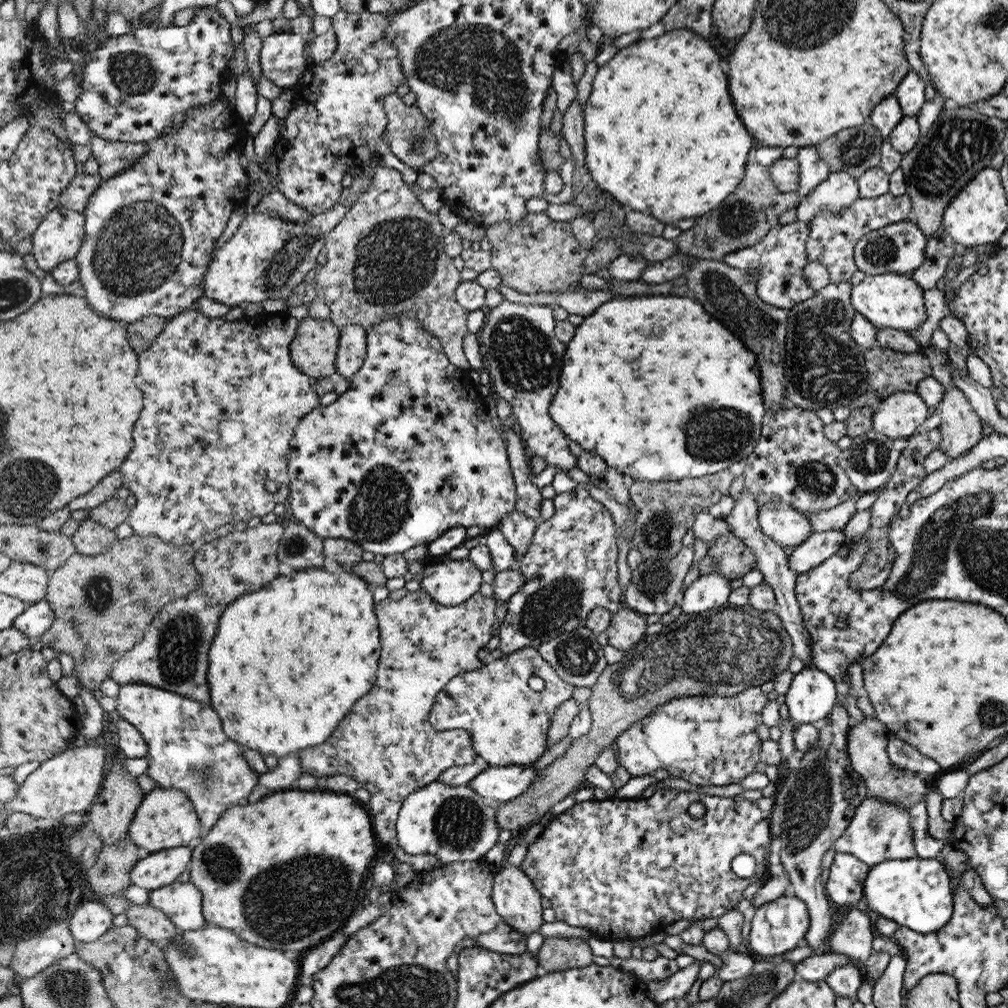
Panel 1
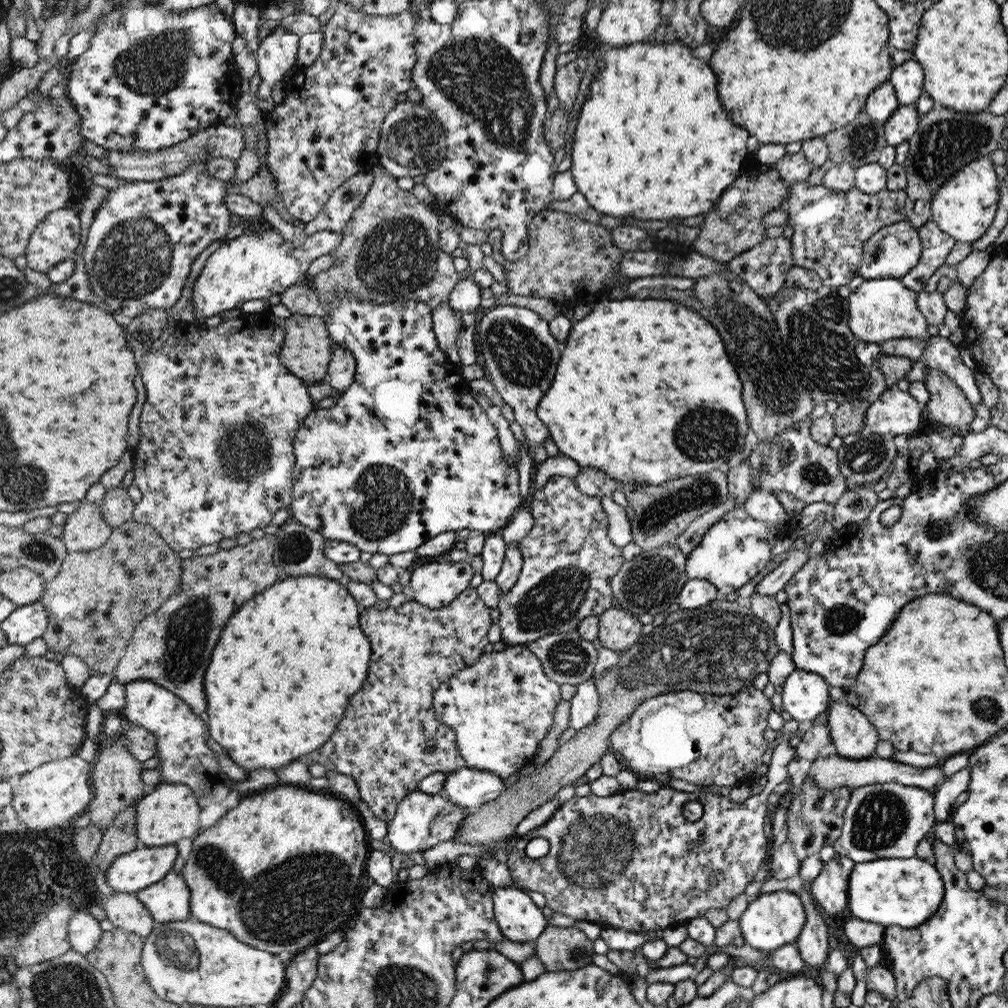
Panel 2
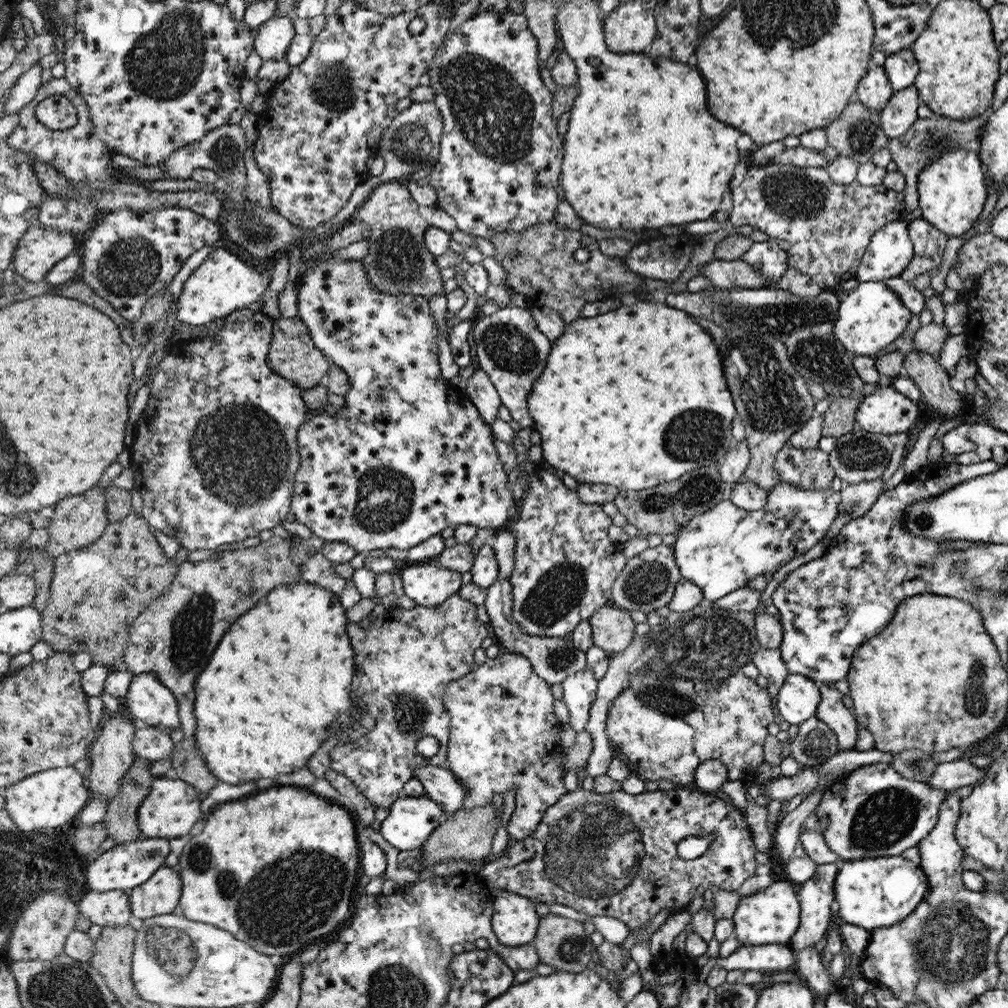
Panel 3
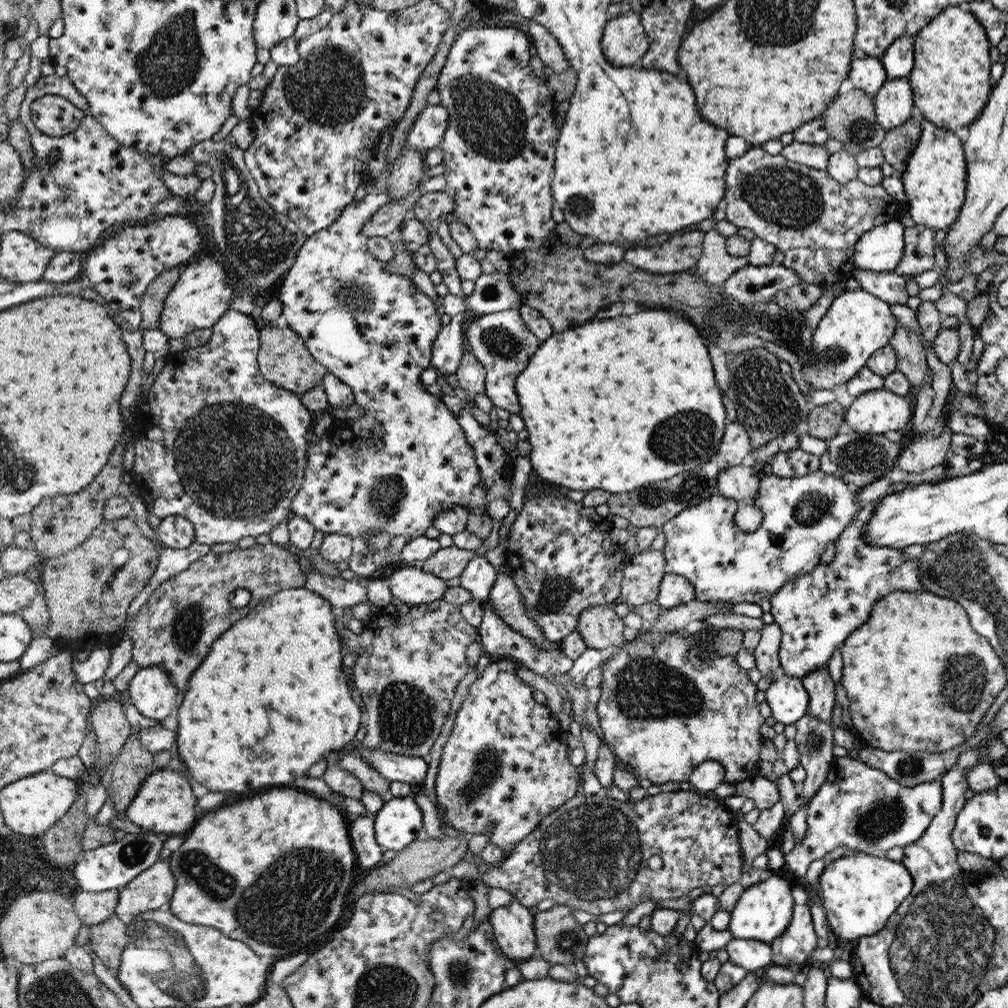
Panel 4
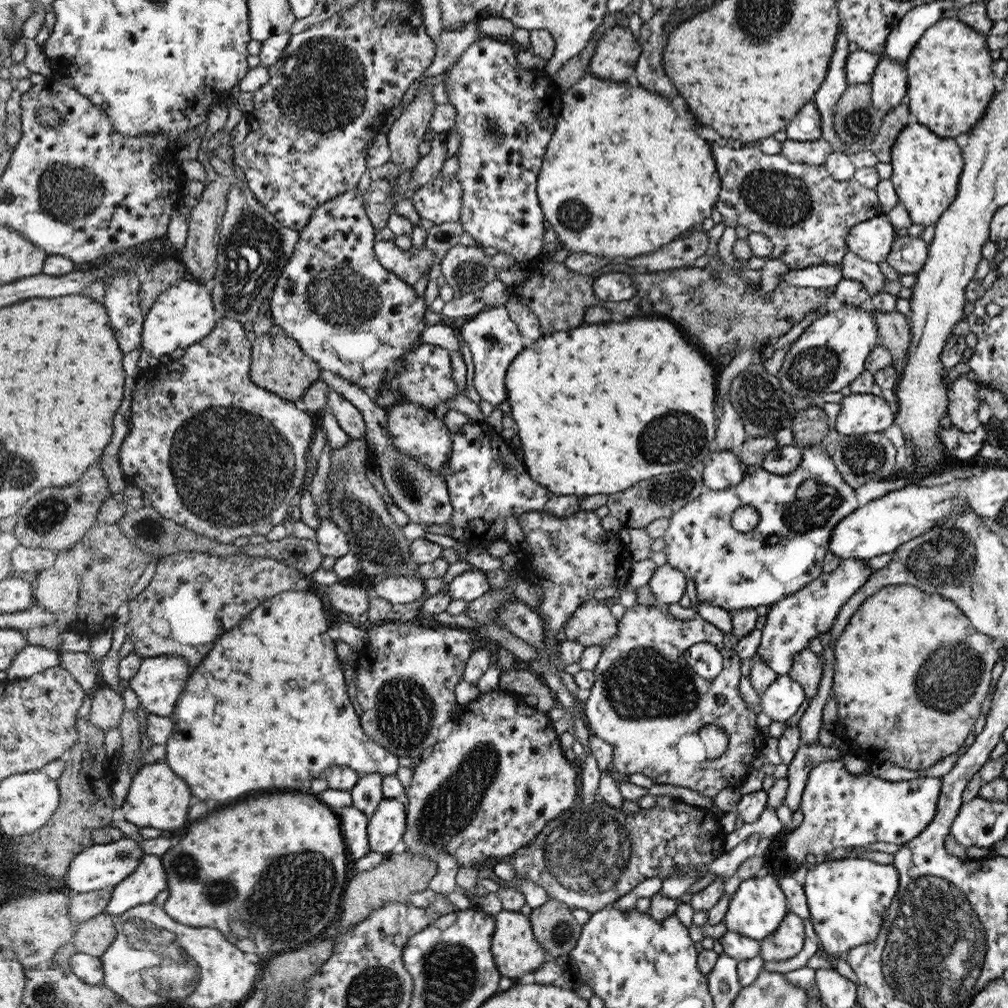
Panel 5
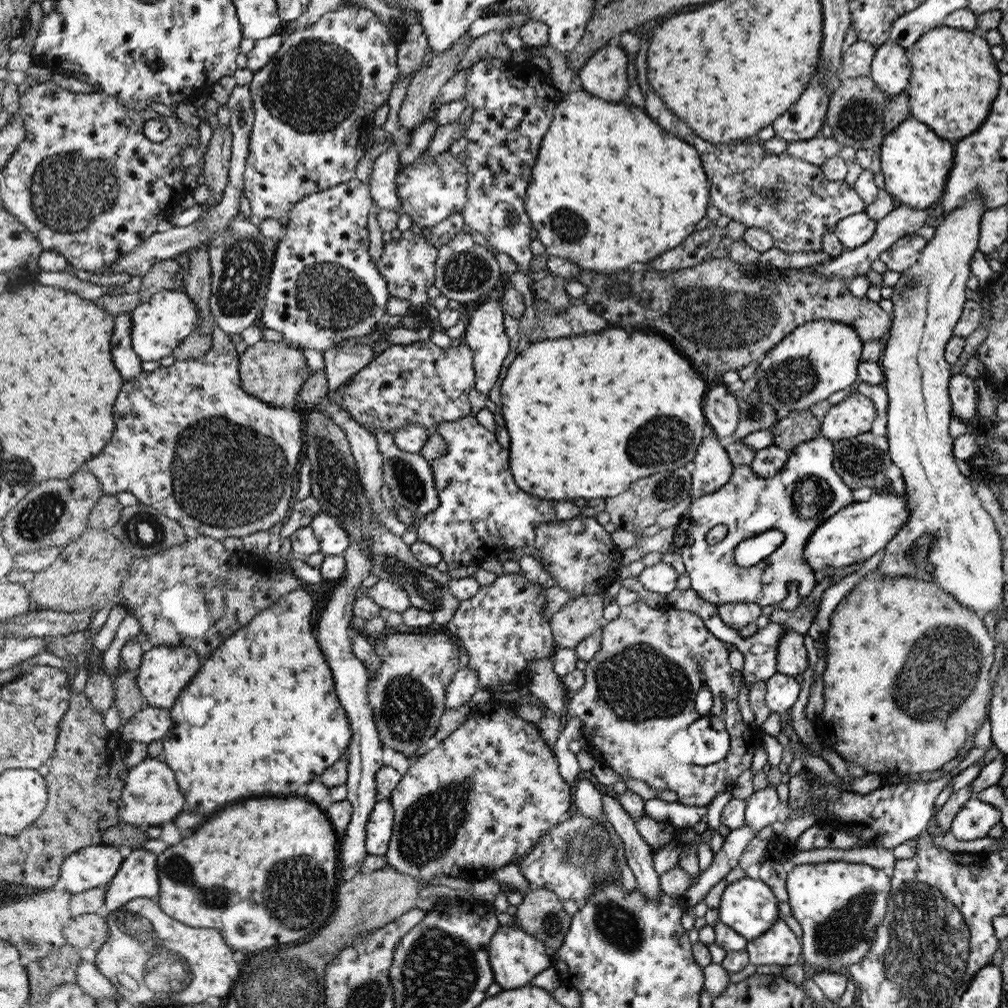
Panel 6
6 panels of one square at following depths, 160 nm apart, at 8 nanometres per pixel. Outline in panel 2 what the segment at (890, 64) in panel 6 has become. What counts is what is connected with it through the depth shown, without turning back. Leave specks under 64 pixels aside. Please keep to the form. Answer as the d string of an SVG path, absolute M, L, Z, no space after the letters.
M915 104L898 105L886 121L886 142L896 147L910 140L918 130L920 116Z

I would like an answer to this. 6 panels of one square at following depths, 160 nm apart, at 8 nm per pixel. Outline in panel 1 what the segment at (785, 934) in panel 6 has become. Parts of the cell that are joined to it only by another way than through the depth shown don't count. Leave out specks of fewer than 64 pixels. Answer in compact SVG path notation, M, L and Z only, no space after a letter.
M836 853L826 882L830 901L838 906L854 907L864 898L870 867L853 854Z

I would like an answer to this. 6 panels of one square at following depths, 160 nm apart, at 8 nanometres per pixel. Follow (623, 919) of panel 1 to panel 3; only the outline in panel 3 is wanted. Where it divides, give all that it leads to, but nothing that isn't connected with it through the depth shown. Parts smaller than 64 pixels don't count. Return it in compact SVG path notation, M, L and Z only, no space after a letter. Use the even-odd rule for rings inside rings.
M579 787L546 809L544 820L529 837L511 842L501 855L491 856L491 861L480 870L479 876L491 891L508 890L530 898L530 901L561 904L591 917L612 917L634 930L644 922L652 921L661 910L682 910L690 904L700 886L737 891L754 876L754 856L756 847L744 812L714 792L685 787L644 791L635 795L624 790L598 794ZM711 832L715 837L704 854L694 860L680 858L678 842L689 836L702 838Z

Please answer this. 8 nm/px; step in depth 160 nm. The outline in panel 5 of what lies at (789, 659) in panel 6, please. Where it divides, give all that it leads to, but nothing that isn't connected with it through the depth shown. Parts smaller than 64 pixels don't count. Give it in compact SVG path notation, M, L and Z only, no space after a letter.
M809 648L797 652L794 657L793 669L787 674L790 678L797 679L805 689L808 700L812 700L817 693L819 682L822 678L822 662Z

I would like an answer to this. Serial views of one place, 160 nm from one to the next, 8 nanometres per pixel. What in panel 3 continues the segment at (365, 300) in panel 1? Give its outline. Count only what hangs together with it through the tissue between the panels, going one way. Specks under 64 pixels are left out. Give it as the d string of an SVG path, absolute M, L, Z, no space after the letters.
M392 179L377 186L371 194L358 206L352 214L350 222L364 223L369 228L368 254L360 261L365 268L370 282L375 289L384 291L386 294L415 294L422 295L430 300L435 294L442 294L442 280L438 270L436 256L429 250L425 243L425 230L428 224L424 222L418 203L414 202L410 192L406 190L406 179Z

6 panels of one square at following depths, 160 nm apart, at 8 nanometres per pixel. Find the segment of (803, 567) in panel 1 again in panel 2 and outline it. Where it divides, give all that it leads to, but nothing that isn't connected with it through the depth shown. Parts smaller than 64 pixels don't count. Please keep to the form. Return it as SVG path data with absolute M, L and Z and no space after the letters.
M807 548L803 550L794 549L790 553L790 557L785 559L775 569L770 571L763 579L754 587L754 591L758 594L765 594L766 596L776 595L785 586L788 580L808 562Z

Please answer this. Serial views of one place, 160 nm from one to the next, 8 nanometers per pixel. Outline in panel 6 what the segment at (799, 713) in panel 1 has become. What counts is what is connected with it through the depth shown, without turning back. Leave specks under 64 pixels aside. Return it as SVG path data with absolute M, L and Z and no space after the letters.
M776 673L766 681L765 701L772 712L786 714L795 705L799 692L794 676Z

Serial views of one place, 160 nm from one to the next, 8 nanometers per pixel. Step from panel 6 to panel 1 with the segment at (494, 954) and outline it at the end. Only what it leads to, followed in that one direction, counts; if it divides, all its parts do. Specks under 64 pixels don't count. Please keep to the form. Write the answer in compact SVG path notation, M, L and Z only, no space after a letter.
M504 863L496 868L498 882L493 882L493 902L498 902L497 914L510 922L518 933L530 935L541 929L542 896L530 876L522 868Z

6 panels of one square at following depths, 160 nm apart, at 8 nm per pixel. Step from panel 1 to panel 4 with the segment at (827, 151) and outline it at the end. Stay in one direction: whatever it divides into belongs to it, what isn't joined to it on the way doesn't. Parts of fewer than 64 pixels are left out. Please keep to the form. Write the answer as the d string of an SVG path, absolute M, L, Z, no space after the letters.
M862 90L858 92L860 94L838 98L834 102L834 112L823 113L826 126L830 126L829 136L843 142L844 149L854 156L867 148L880 146L888 136L876 117L873 97Z

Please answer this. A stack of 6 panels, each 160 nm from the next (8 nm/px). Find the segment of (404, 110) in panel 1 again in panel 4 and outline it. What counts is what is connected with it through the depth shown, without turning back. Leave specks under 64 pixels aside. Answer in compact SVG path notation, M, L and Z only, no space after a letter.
M428 104L408 131L403 148L412 147L425 156L442 140L448 119L449 112L445 106Z

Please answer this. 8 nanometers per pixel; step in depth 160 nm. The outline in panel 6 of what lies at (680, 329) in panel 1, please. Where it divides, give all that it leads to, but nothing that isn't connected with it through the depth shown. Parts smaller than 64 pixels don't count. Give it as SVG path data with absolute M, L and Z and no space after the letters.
M604 330L602 334L574 334L568 338L544 340L525 344L510 364L506 377L502 382L501 400L504 410L508 436L510 436L510 470L522 490L542 500L568 500L584 498L616 497L630 488L634 481L664 471L673 471L692 463L698 454L702 442L702 428L706 426L705 404L702 400L706 392L706 384L700 374L690 366L686 358L682 358L670 342L660 336L646 336L640 332L628 334L626 330Z

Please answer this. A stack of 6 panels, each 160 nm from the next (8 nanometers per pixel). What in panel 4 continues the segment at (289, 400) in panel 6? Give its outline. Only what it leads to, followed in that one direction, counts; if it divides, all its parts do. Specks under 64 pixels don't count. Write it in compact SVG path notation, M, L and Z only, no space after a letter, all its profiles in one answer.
M263 324L260 337L260 371L270 382L301 396L306 391L314 389L316 384L325 378L324 374L328 372L328 369L310 354L302 337L292 327L287 324L280 324L277 327Z

